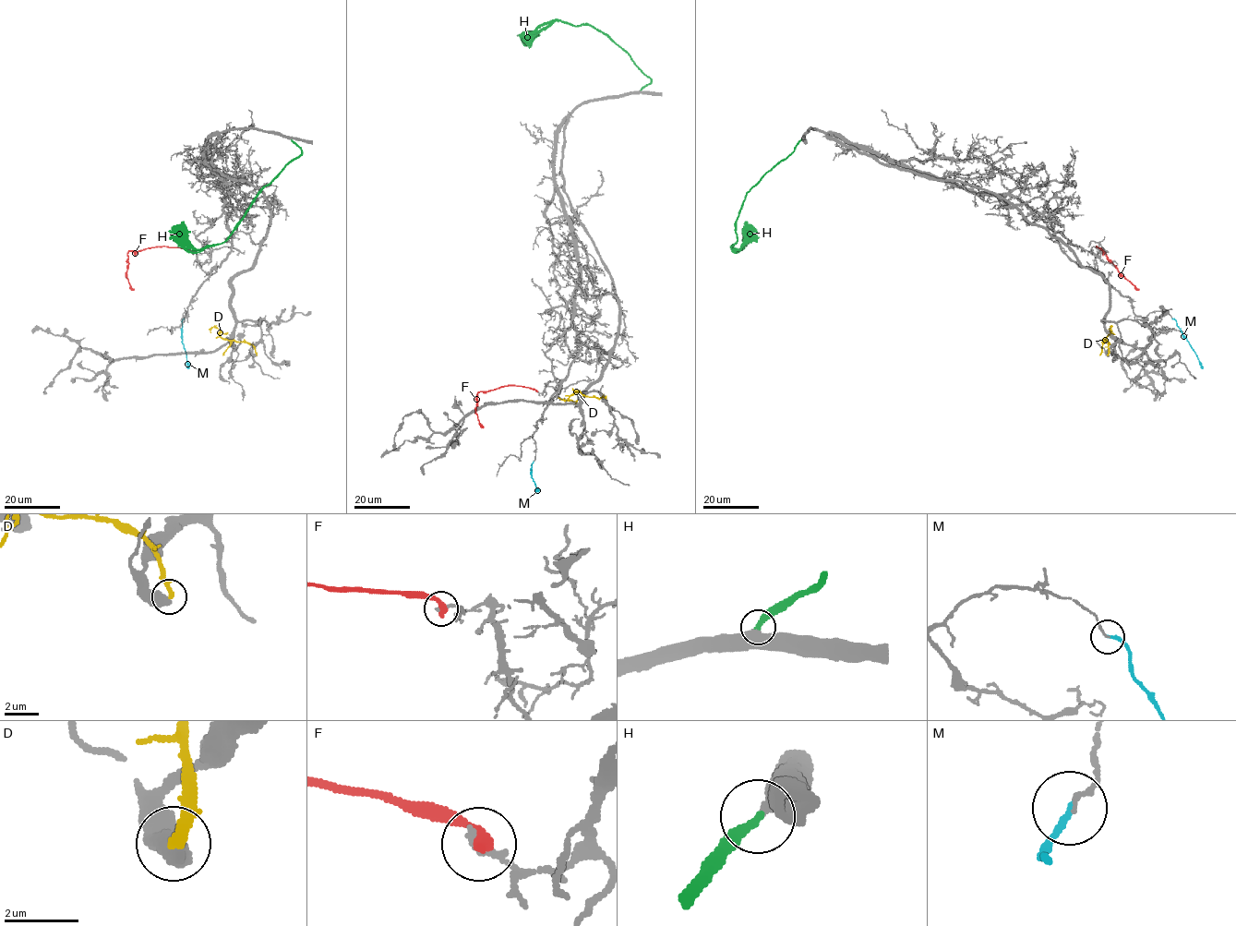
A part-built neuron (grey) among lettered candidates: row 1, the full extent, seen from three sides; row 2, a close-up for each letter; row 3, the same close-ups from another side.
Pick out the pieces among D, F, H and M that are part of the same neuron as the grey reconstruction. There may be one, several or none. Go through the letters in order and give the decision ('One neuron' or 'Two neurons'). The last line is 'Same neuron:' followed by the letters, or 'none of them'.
D: Two neurons
F: Two neurons
H: One neuron
M: Two neurons
Same neuron: H

